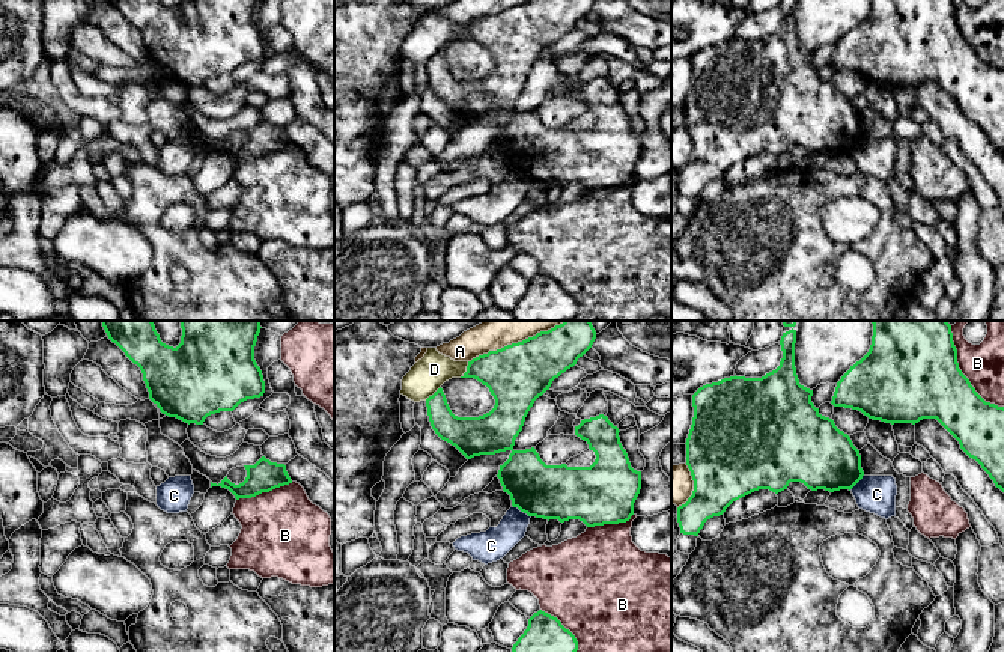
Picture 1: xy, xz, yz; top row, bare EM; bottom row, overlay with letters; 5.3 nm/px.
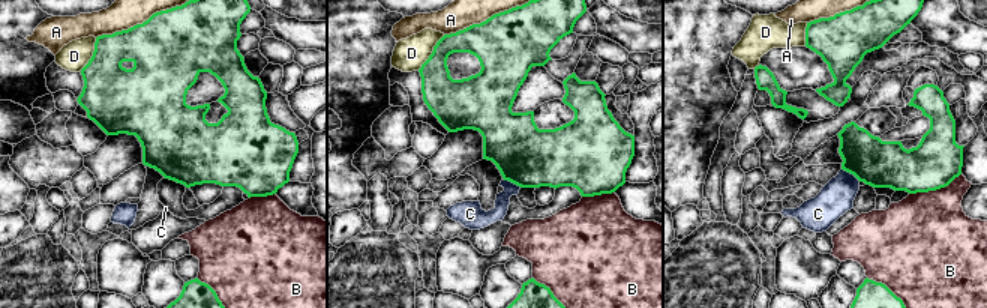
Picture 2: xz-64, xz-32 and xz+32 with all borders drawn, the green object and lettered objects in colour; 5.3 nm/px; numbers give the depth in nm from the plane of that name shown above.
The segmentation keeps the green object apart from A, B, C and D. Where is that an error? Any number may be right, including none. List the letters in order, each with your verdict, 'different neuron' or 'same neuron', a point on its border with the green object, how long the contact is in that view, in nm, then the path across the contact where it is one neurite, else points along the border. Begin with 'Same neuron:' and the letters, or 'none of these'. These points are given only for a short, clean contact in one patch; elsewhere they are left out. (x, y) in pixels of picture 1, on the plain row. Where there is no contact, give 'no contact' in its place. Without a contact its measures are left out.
Same neuron: none of these
A: different neuron; meets green in xz at (498, 12); contact 360 nm long
B: different neuron; meets green in yz at (967, 41); contact 460 nm long
C: different neuron; meets green in xz at (521, 173); contact 120 nm long
D: different neuron; meets green in xz at (467, 32); contact 100 nm long

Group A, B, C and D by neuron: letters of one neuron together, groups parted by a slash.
A / B / C / D

